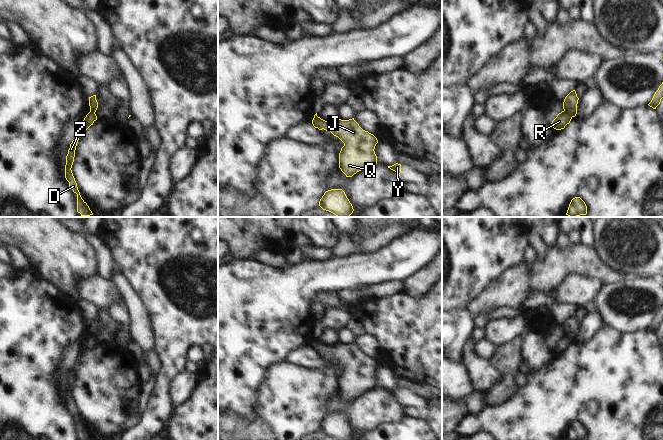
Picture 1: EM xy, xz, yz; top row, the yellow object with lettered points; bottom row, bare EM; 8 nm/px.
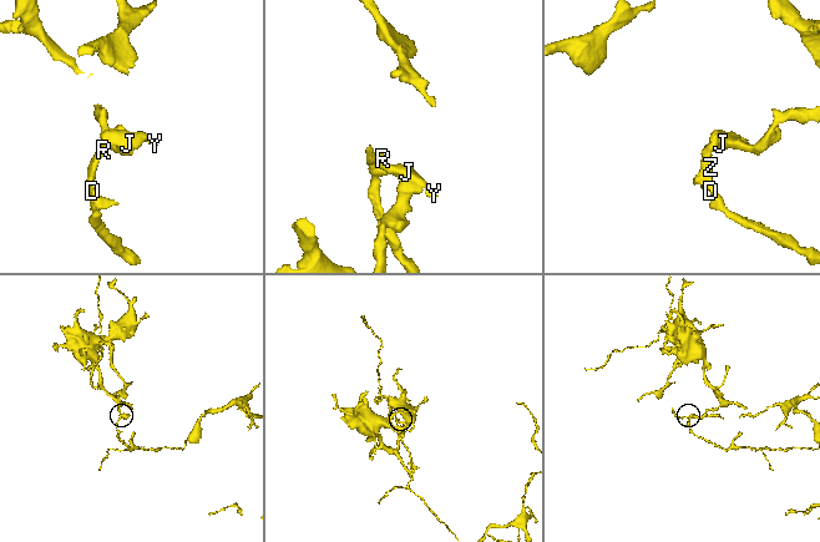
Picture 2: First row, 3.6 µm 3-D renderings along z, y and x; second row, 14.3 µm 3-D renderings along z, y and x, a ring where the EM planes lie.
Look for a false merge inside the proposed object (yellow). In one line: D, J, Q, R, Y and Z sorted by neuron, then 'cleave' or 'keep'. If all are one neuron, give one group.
D R Z / J Q Y; cleave

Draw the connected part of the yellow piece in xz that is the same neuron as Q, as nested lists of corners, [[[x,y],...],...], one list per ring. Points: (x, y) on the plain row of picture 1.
[[[316,340],[312,348],[319,354],[330,355],[344,367],[339,377],[339,392],[346,401],[352,401],[363,392],[377,388],[374,373],[378,364],[363,354],[354,342],[325,345]]]

